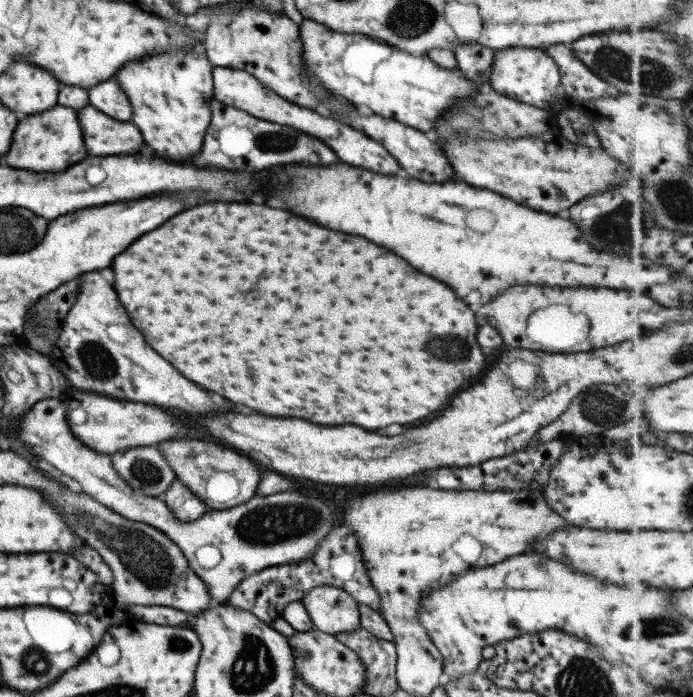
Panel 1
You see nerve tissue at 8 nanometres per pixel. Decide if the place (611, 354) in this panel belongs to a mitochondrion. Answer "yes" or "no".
no

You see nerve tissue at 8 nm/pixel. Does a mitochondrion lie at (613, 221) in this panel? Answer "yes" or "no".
yes

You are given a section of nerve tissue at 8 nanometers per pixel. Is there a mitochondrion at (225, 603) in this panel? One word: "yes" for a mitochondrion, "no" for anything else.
no

